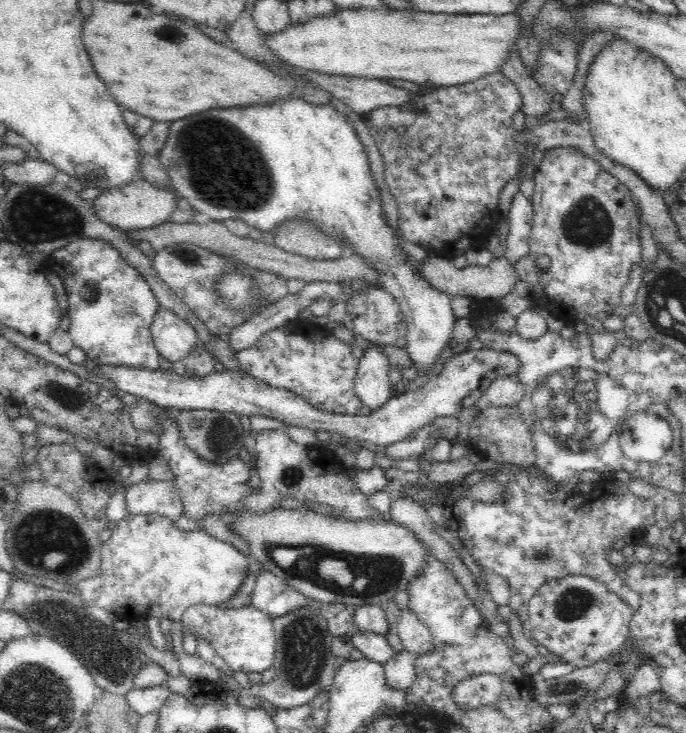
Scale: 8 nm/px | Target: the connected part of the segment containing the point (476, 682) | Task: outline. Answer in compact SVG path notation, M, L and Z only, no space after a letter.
M486 673L479 677L466 678L460 680L452 691L452 699L454 704L468 712L490 706L502 696L503 687L502 680L496 674Z

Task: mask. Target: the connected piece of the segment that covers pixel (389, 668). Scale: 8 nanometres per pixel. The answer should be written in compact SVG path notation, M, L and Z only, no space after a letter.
M405 649L395 651L392 659L384 664L388 686L405 692L406 688L414 684L416 659L417 657L414 654Z

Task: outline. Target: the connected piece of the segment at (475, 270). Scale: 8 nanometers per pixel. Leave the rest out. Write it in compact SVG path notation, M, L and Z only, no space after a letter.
M427 255L422 262L413 261L412 267L433 288L450 296L460 295L467 296L468 298L488 299L497 302L506 297L506 294L513 291L516 282L519 281L515 264L512 264L505 256L494 257L486 266L470 264L462 268L457 268L452 263L452 259L448 257Z

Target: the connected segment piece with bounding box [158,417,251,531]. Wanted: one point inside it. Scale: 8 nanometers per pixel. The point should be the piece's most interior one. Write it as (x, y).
(204, 488)

